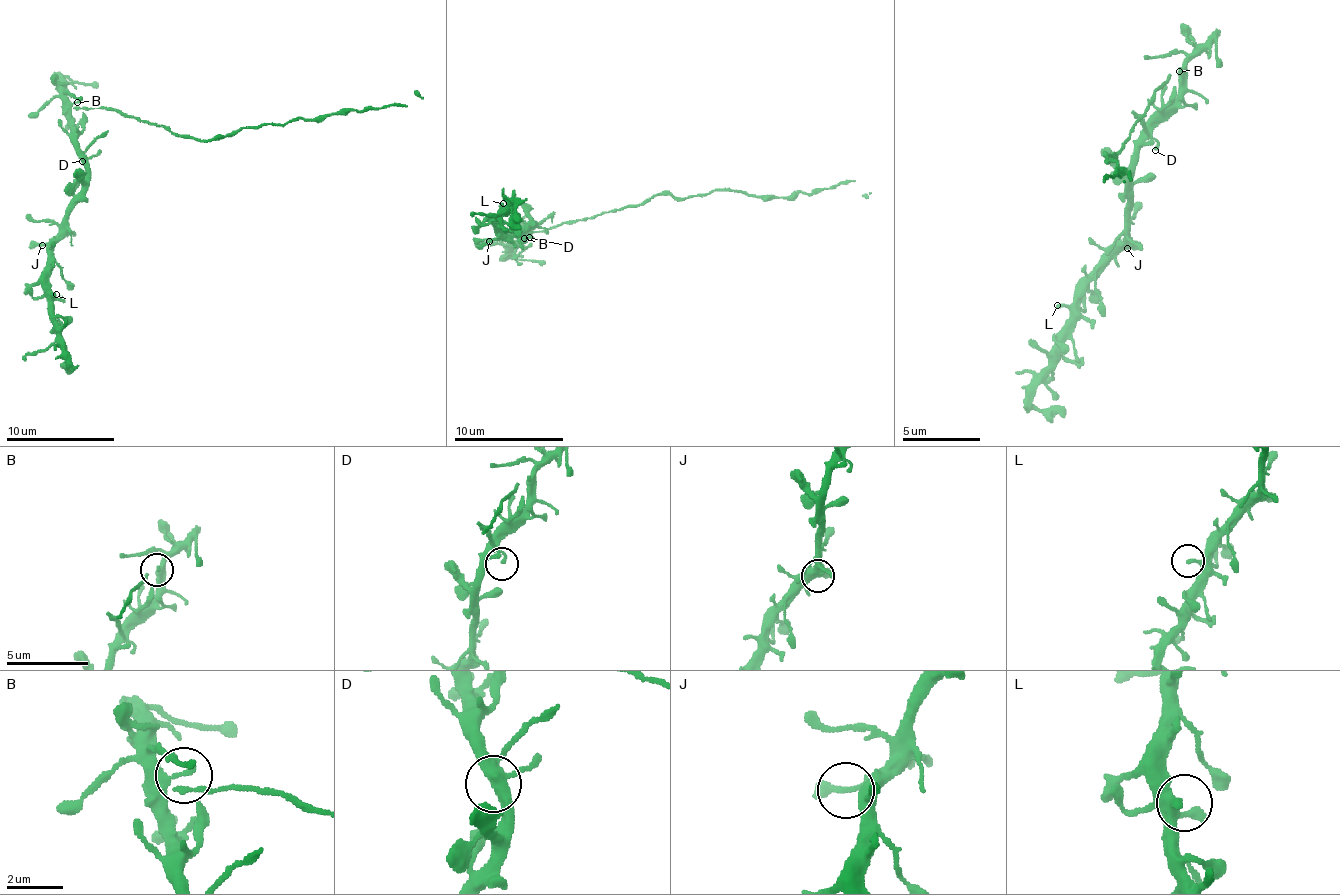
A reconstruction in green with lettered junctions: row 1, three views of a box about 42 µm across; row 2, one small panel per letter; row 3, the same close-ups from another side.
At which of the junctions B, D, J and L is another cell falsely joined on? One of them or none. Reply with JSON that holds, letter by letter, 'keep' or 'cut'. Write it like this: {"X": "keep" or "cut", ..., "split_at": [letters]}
{"B": "keep", "D": "keep", "J": "keep", "L": "keep", "split_at": []}

